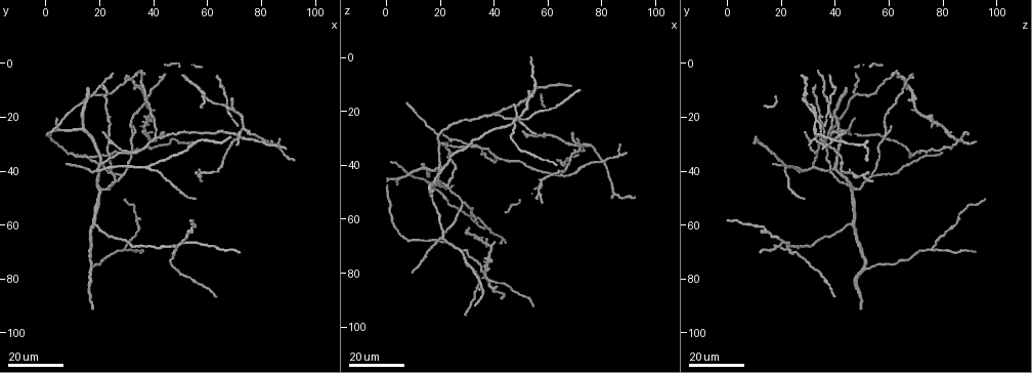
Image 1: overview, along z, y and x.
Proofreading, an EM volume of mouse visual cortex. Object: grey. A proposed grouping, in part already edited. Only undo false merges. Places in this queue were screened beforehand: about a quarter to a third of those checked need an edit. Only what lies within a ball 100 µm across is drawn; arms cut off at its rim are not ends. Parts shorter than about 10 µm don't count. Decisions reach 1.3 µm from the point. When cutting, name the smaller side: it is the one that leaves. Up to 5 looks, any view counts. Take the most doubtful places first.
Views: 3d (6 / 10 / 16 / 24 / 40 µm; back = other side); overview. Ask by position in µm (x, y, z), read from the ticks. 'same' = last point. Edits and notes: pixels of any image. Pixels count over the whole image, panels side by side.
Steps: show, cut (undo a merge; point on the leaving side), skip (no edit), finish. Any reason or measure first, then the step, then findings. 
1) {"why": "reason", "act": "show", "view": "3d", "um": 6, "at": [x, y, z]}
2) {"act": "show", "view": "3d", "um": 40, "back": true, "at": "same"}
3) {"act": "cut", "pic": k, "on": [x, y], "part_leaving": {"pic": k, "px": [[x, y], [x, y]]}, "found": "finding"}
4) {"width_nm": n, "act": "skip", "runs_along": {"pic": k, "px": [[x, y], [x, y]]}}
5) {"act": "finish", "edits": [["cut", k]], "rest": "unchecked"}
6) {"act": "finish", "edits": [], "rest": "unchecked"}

{"act": "show", "view": "3d", "um": 24, "at": [49, 69, 22]}

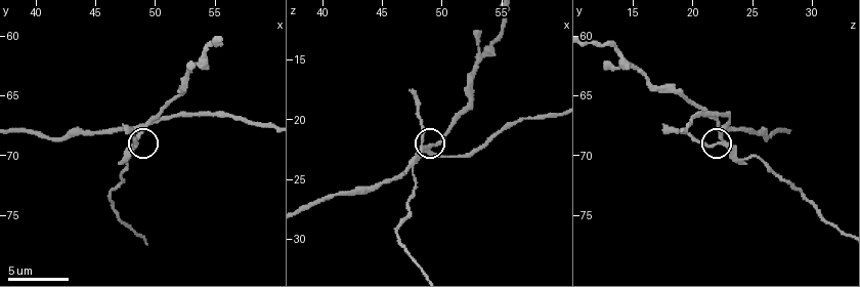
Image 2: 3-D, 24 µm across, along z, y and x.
{"act": "show", "view": "3d", "um": 10, "at": [48.6, 68.4, 22.4]}

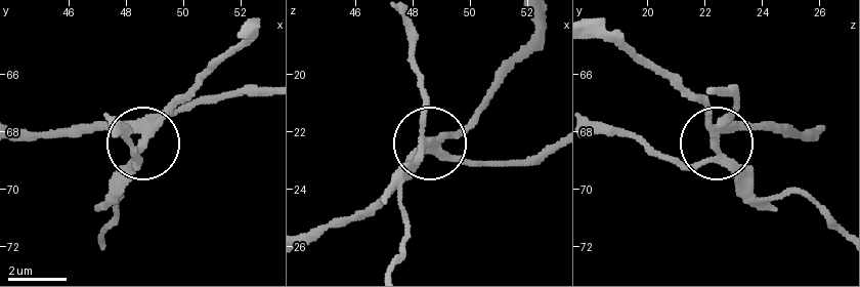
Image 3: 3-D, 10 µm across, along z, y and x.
{"side_arm_um": 30, "act": "cut", "pic": 3, "on": [422, 160], "part_leaving": {"pic": 3, "px": [[434, 139], [397, 191], [405, 220], [397, 264]]}, "found": "a second neuron is stuck on"}

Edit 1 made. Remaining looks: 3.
{"why": "thin arm on a thick one", "act": "show", "view": "3d", "um": 24, "at": [29, 68, 76]}

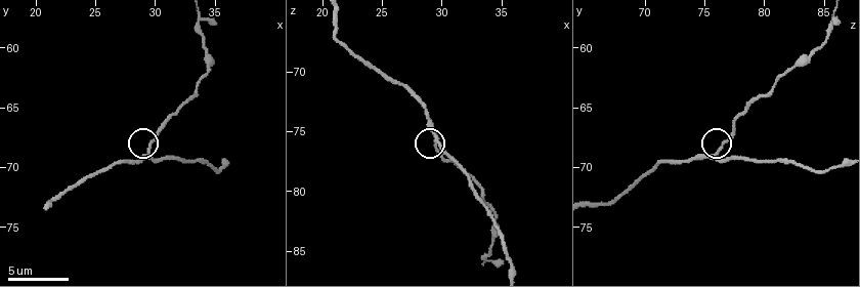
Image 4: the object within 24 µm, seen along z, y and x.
{"act": "show", "view": "3d", "um": 10, "at": [29.6, 69.2, 76.0]}

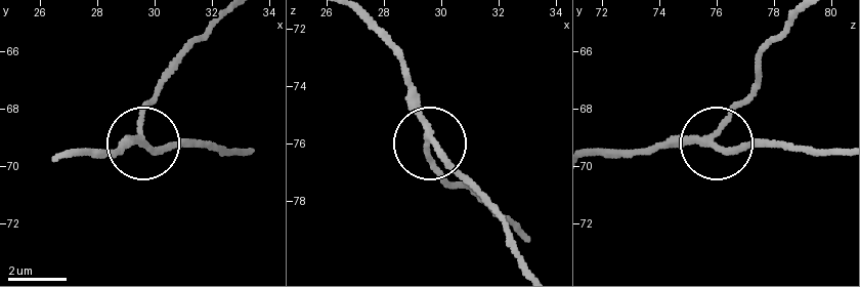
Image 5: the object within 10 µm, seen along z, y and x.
{"act": "skip", "runs_along": {"pic": 5, "px": [[362, 19], [394, 55], [409, 108], [436, 152], [485, 200]]}, "found": "continuous, no second neuron"}

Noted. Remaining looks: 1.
{"act": "finish", "edits": [["cut", 3]], "rest": "unchecked"}

